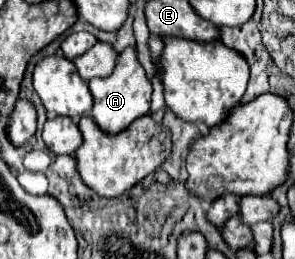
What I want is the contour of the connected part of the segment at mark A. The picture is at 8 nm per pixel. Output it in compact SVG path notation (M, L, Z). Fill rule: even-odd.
M129 46L127 50L123 50L119 54L117 66L115 66L111 76L107 76L107 78L91 78L89 88L91 88L93 100L95 100L89 116L107 134L117 134L117 132L125 130L135 118L149 114L153 88L151 88L151 82L149 82L149 78L145 74L145 68L139 62L139 54L137 54L135 46Z

